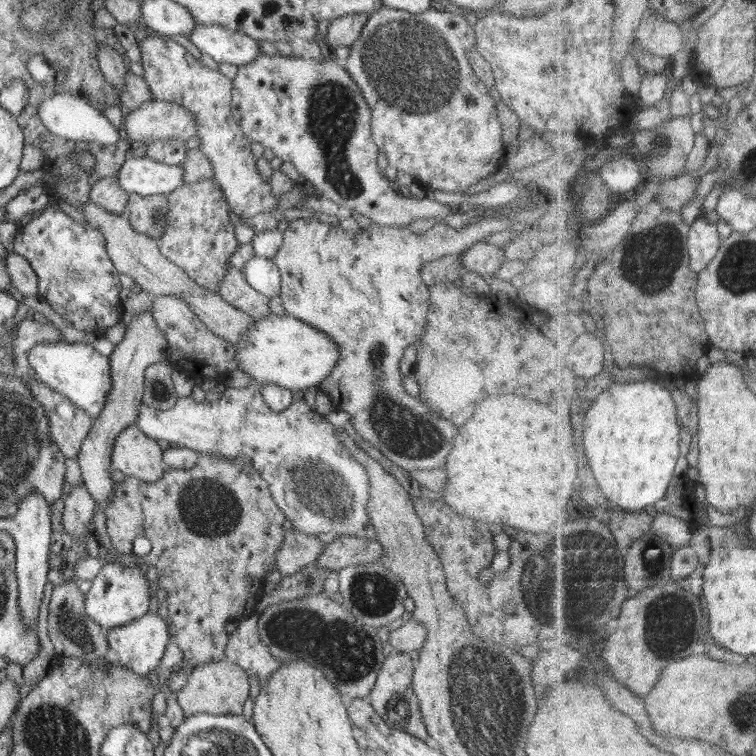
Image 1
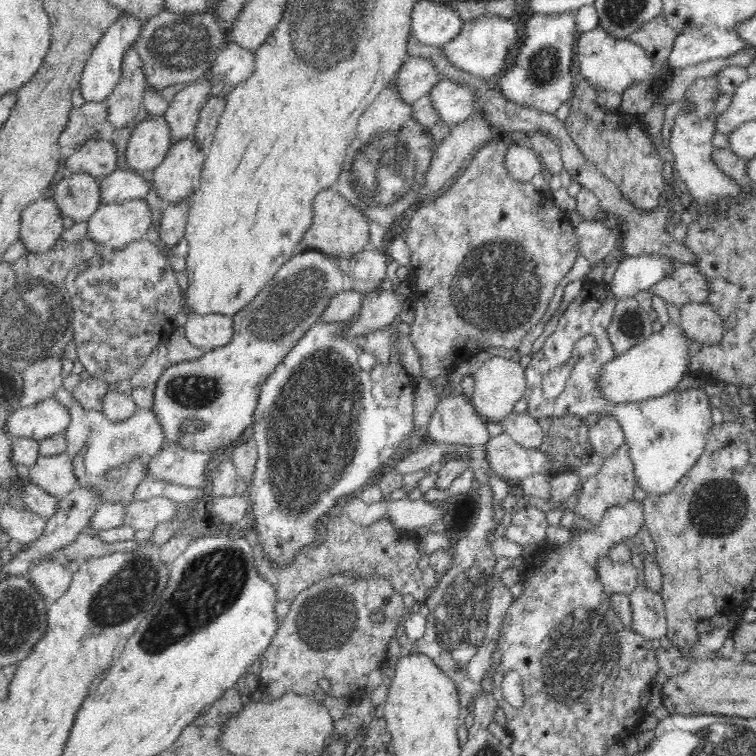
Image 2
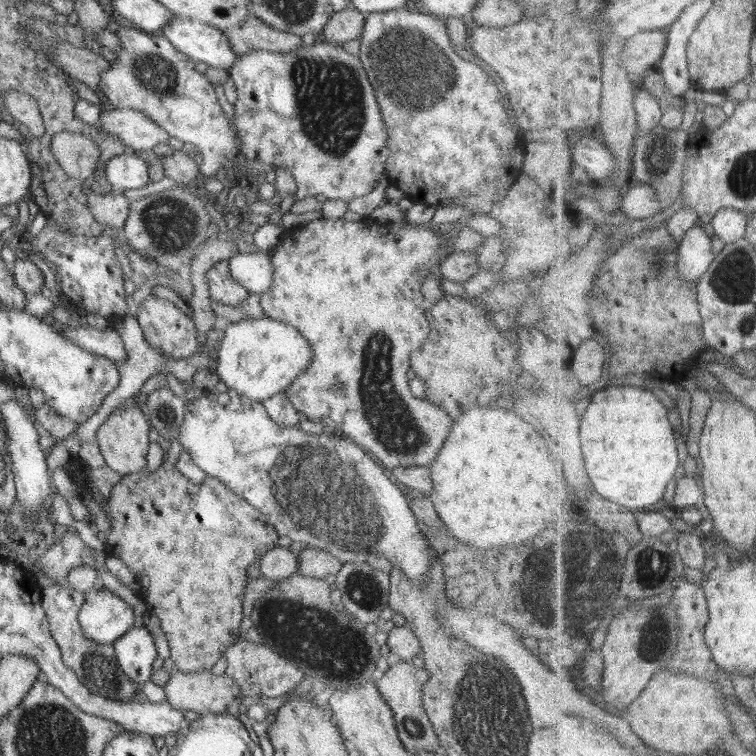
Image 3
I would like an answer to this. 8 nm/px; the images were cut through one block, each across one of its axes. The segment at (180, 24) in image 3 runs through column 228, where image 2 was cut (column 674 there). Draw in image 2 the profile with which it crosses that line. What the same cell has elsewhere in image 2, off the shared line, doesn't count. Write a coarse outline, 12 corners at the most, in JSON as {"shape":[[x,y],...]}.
{"shape":[[736,30],[680,31],[667,63],[672,70],[734,55]]}

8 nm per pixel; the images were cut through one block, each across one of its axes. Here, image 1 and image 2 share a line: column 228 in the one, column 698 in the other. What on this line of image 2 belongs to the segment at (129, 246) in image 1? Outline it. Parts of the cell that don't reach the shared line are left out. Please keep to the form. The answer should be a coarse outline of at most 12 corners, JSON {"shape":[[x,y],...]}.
{"shape":[[684,304],[677,318],[688,339],[718,344],[720,315],[709,304]]}

